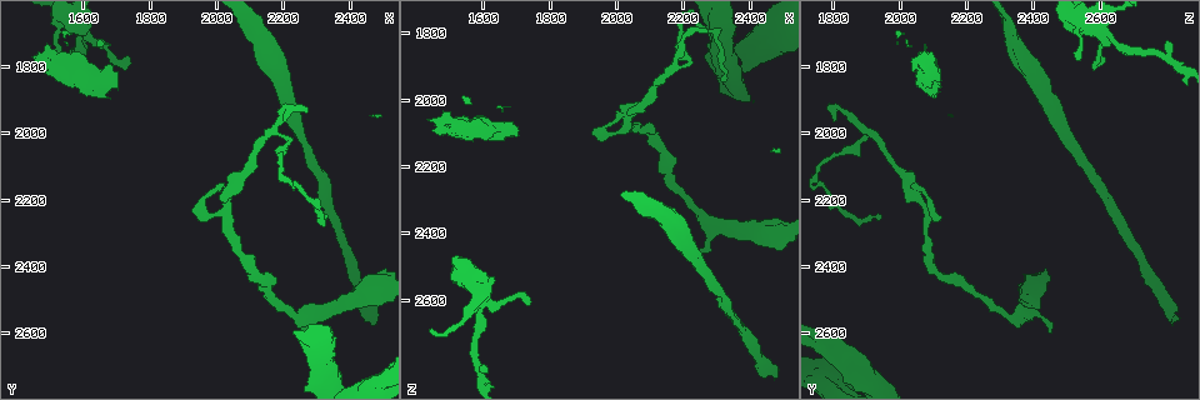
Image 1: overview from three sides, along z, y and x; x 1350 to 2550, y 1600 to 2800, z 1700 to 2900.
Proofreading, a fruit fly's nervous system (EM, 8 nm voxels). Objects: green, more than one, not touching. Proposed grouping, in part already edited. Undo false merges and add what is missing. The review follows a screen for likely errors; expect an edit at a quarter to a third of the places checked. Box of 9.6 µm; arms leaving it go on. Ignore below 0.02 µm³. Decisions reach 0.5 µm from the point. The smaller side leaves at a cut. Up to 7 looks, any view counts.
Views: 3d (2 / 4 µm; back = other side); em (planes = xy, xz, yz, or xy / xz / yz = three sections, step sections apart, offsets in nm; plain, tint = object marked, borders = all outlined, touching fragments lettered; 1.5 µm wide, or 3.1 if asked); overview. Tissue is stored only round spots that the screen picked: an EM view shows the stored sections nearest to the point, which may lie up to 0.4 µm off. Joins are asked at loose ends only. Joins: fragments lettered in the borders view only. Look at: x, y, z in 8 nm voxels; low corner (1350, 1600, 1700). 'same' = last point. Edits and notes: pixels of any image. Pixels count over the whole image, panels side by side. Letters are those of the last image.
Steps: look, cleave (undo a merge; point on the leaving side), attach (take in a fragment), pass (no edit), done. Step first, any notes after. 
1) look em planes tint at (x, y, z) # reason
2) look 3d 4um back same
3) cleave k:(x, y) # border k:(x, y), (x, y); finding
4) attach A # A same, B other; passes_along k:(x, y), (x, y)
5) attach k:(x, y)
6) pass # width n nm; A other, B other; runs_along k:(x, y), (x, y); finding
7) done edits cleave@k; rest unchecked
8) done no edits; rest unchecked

look em xy step 8 tint at (2280, 1930, 1790) # an open end

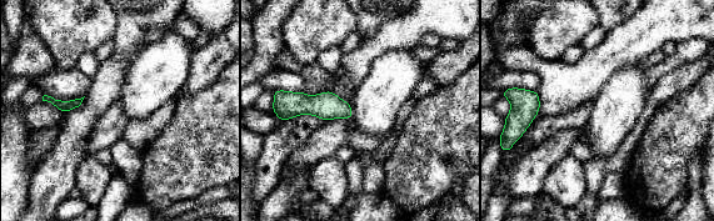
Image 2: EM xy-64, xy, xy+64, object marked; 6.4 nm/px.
look em planes borders same

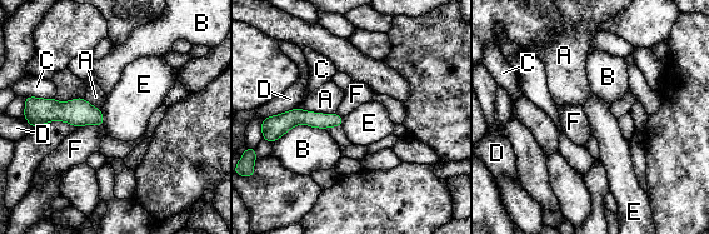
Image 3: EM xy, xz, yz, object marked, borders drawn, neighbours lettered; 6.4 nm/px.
pass # A other, B other, C other, D other, E other, F other; runs_along 3:(339, 119), (291, 118), (276, 124); none of them fits

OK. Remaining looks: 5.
look 3d 2um at (2250, 2550, 2350) # calibre changes

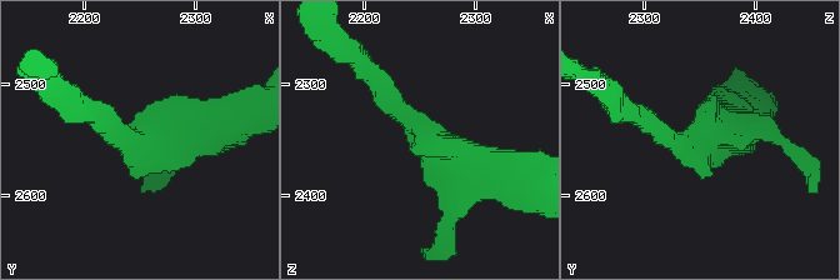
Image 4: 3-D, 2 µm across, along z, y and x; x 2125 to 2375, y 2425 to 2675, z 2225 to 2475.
look em planes borders at (2252, 2544, 2346)

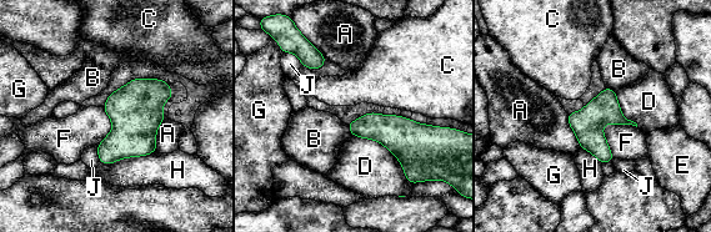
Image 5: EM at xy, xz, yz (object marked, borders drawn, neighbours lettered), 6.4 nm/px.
pass # width 90 nm; A other, B other, C other, D other, E other, F other, G other, H other, J other; border 5:(635, 125), (602, 126), (612, 157); one neuron here

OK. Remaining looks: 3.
look 3d 4um at (2480, 2560, 2810) # branch stops here

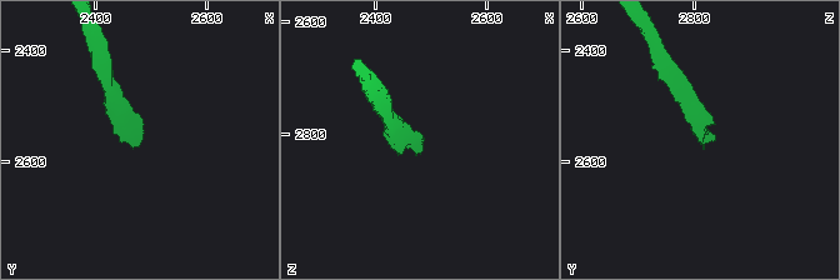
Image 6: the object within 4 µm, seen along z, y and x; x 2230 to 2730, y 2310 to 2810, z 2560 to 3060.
look em planes plain at (2480, 2565, 2825) # shape alone is not enough

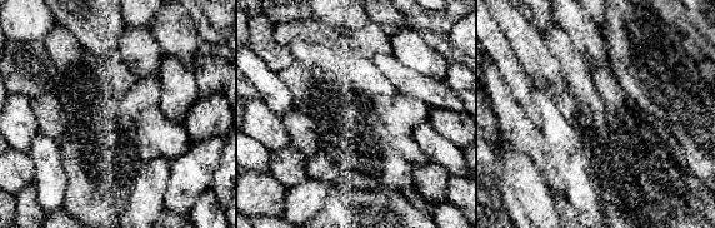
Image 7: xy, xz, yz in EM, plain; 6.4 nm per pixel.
look em planes borders same

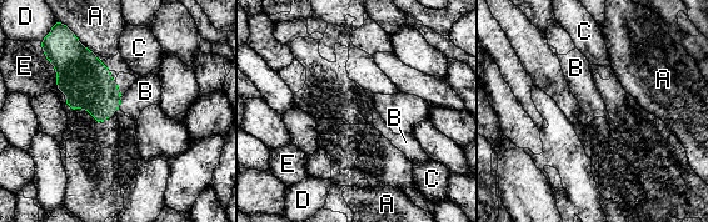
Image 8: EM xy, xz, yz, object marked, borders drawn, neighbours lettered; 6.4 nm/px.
pass # longest_contact E 240 nm; A other, B other, C other, D other, E other; border 8:(123, 96), (118, 106); no lettered fragment goes on from it

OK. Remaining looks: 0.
done no edits; rest unchecked

